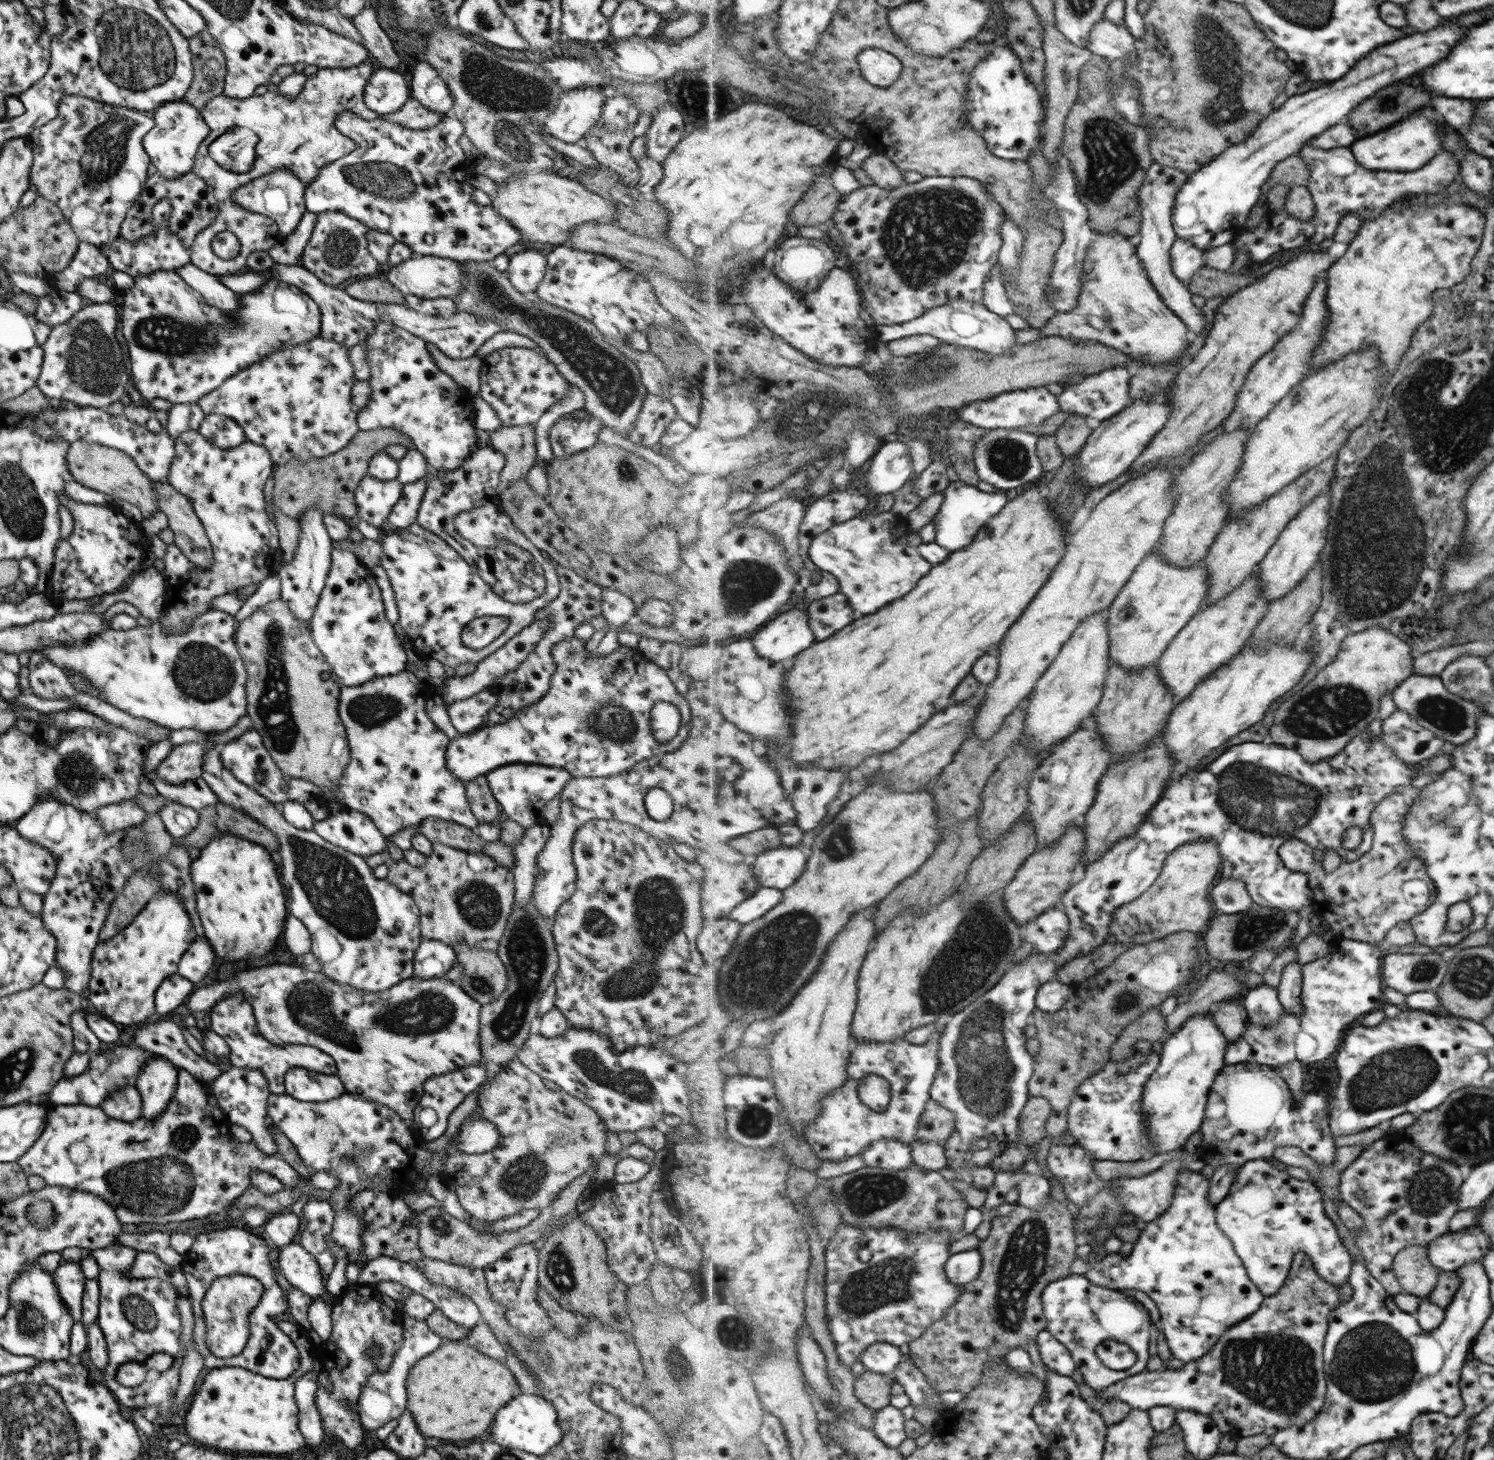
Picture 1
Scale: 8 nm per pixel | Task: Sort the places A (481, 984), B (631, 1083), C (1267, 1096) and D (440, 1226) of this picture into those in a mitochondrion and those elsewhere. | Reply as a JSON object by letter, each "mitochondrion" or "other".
{"A":"mitochondrion","B":"mitochondrion","C":"other","D":"mitochondrion"}

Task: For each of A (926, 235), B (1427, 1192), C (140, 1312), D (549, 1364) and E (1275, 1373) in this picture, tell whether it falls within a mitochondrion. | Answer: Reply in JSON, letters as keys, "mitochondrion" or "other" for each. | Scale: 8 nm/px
{"A":"mitochondrion","B":"mitochondrion","C":"mitochondrion","D":"mitochondrion","E":"mitochondrion"}

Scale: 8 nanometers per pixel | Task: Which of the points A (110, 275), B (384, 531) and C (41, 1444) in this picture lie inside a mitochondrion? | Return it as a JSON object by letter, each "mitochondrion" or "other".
{"A":"other","B":"other","C":"mitochondrion"}

